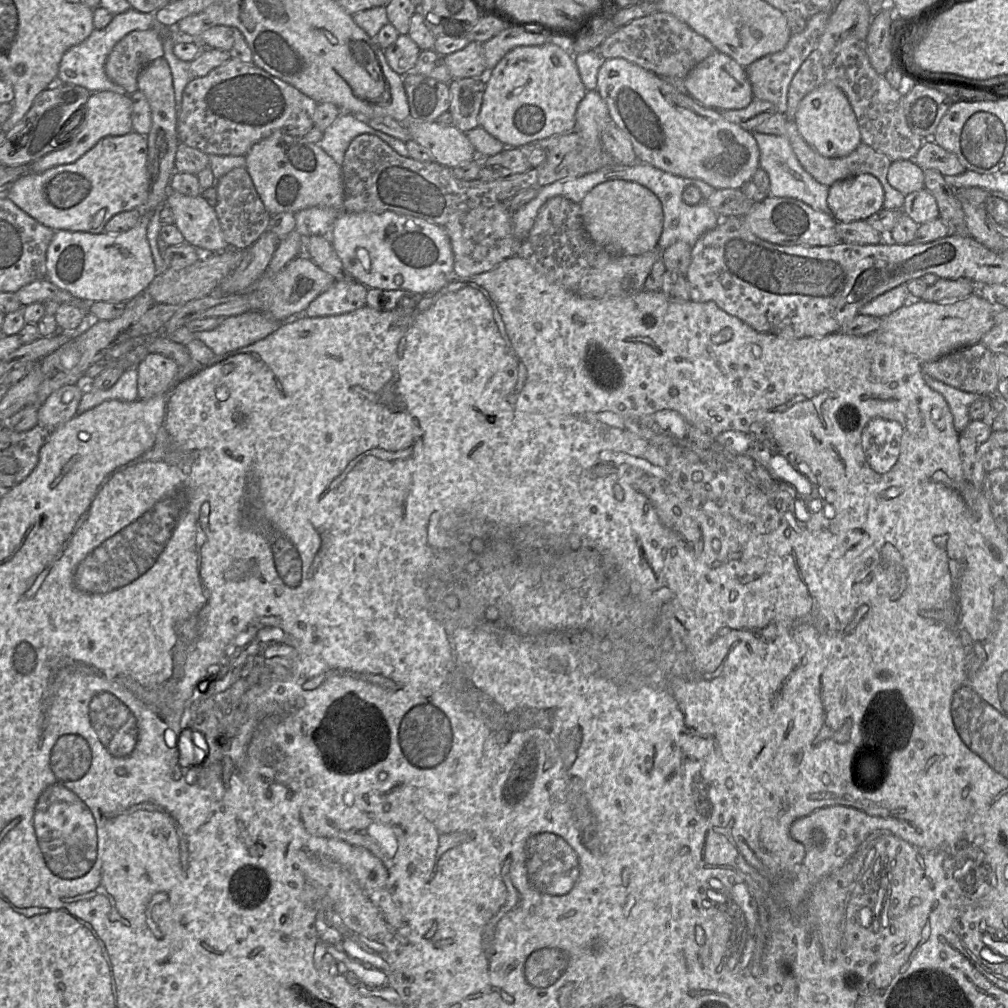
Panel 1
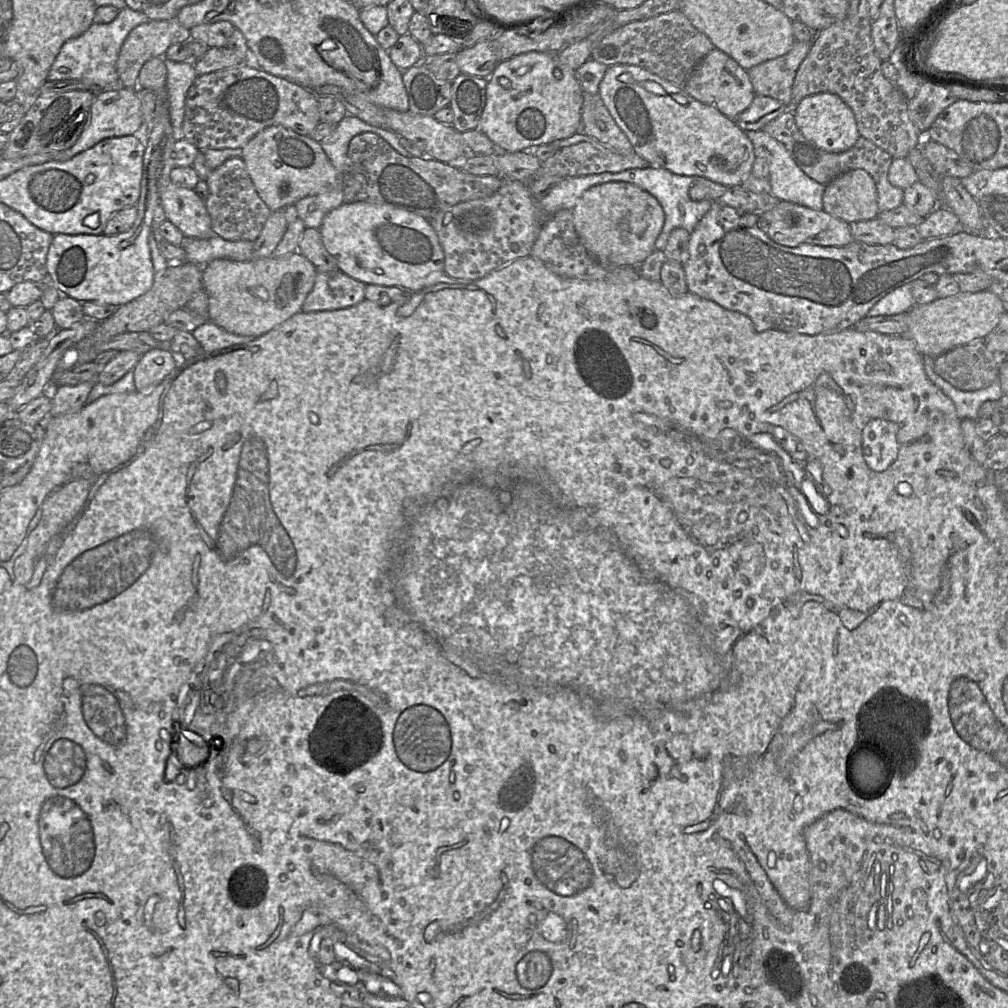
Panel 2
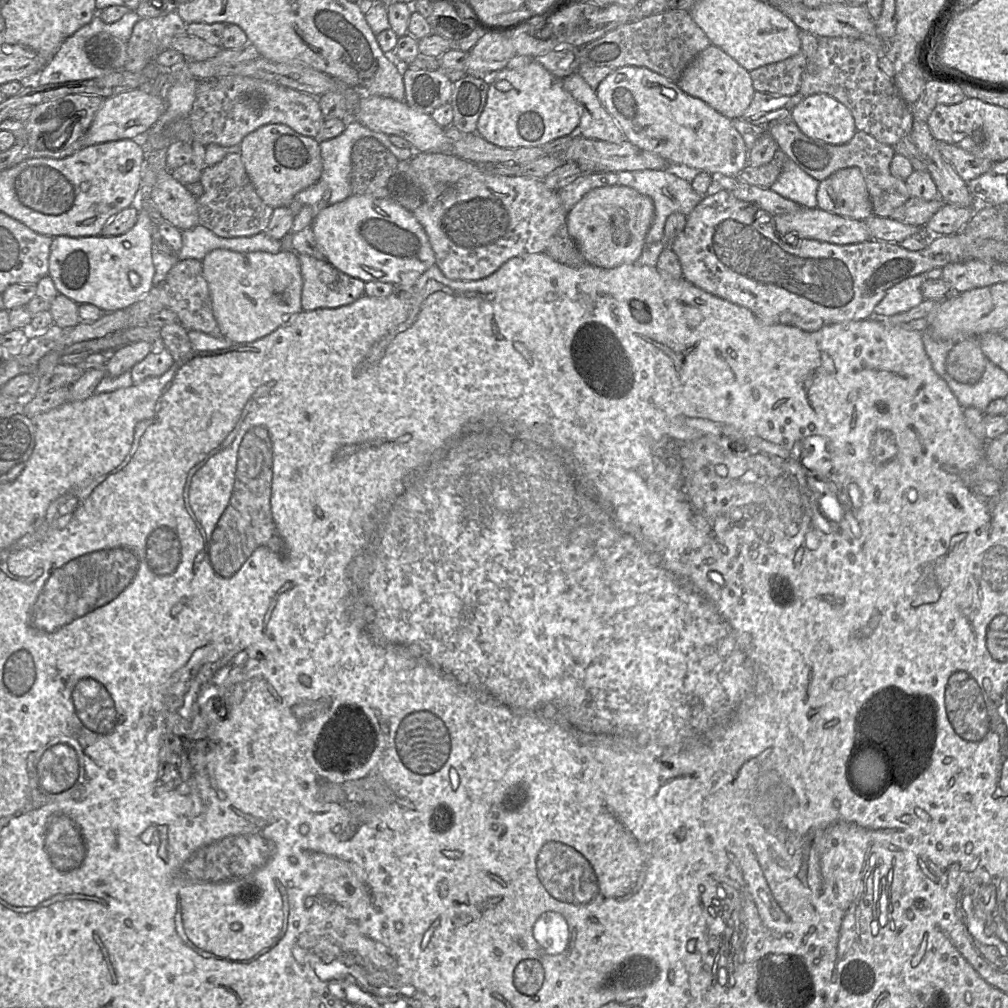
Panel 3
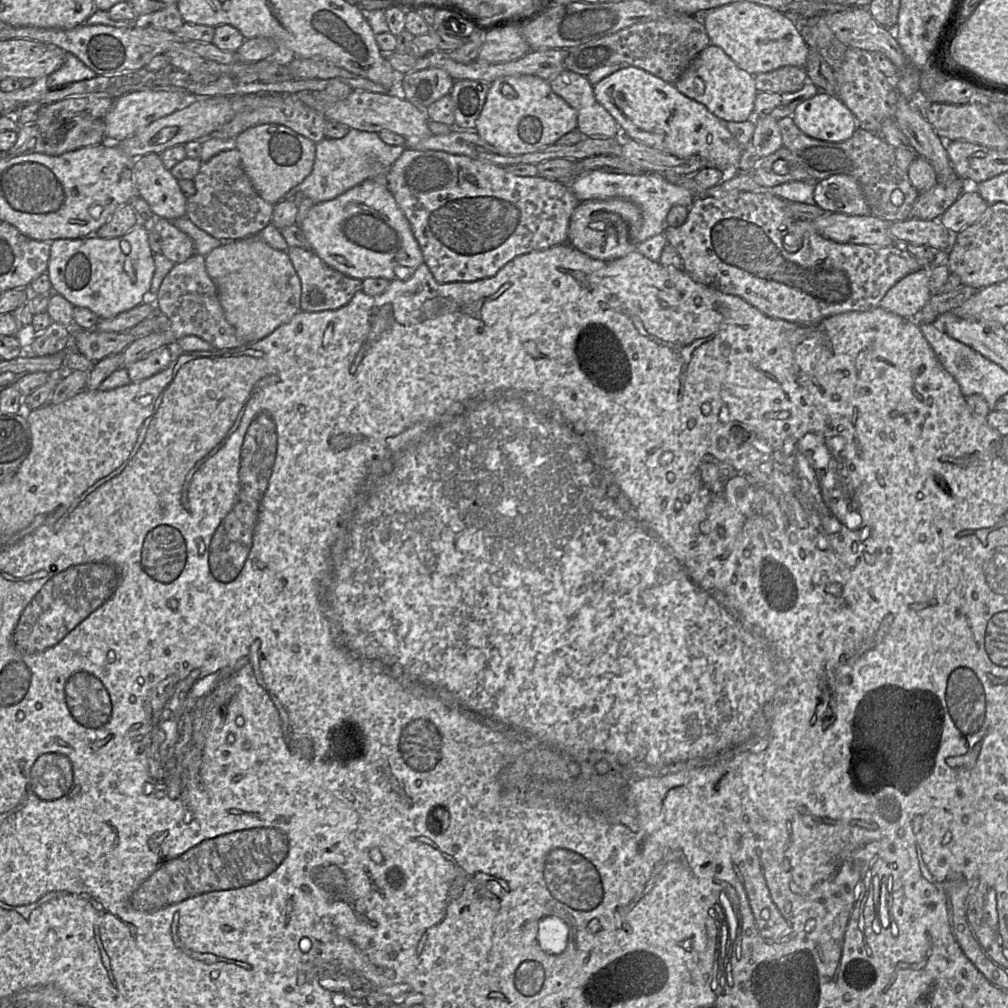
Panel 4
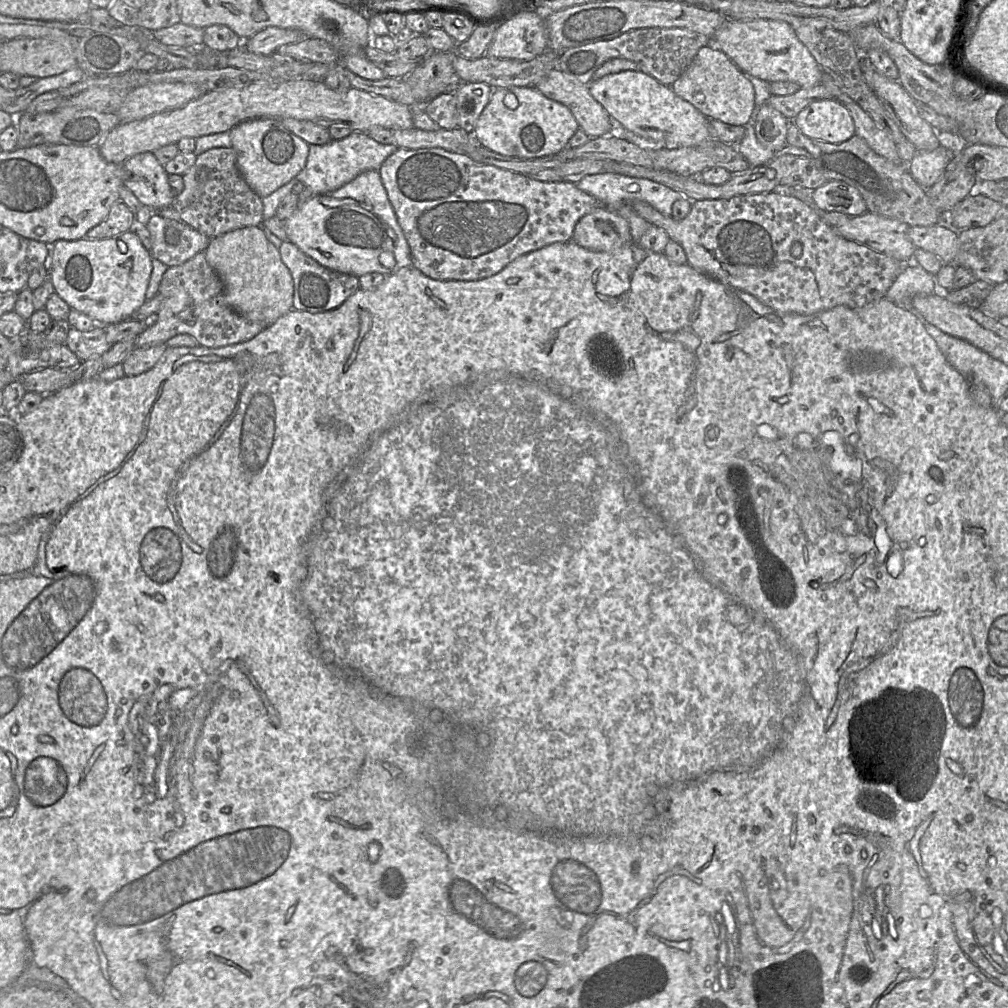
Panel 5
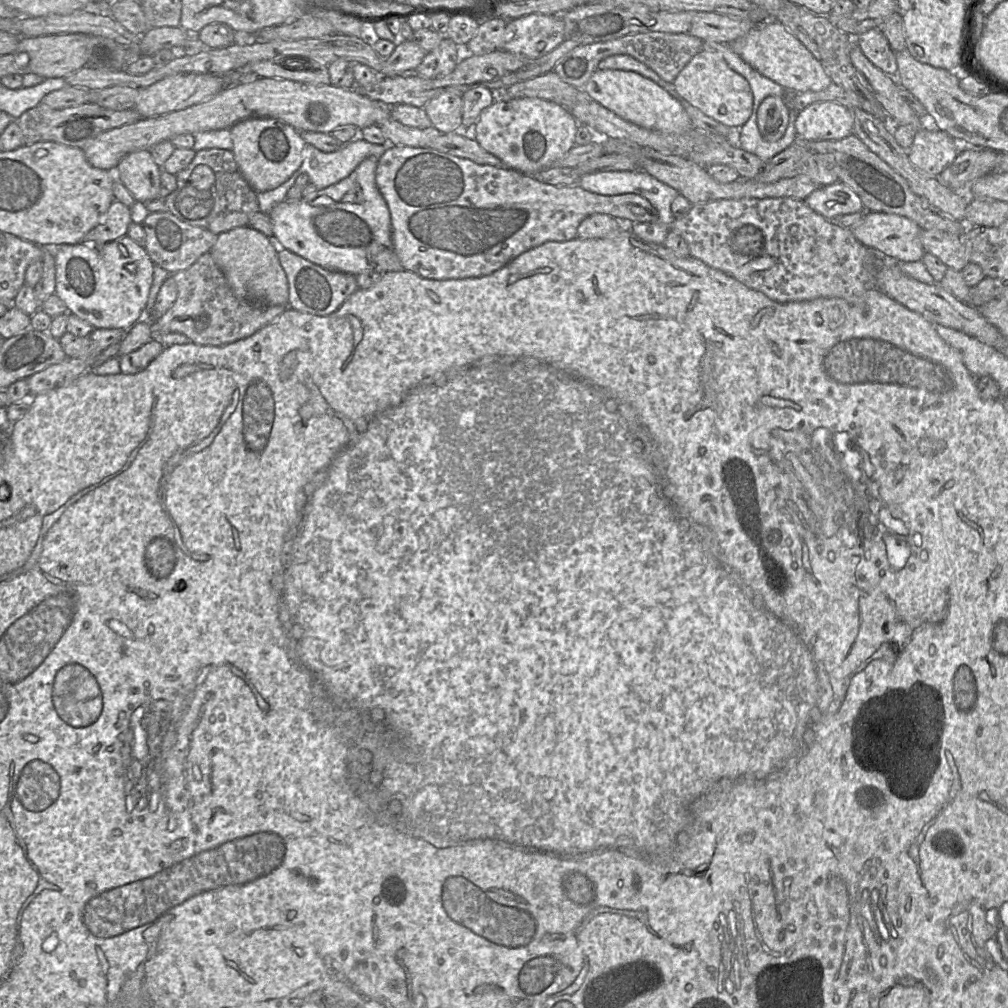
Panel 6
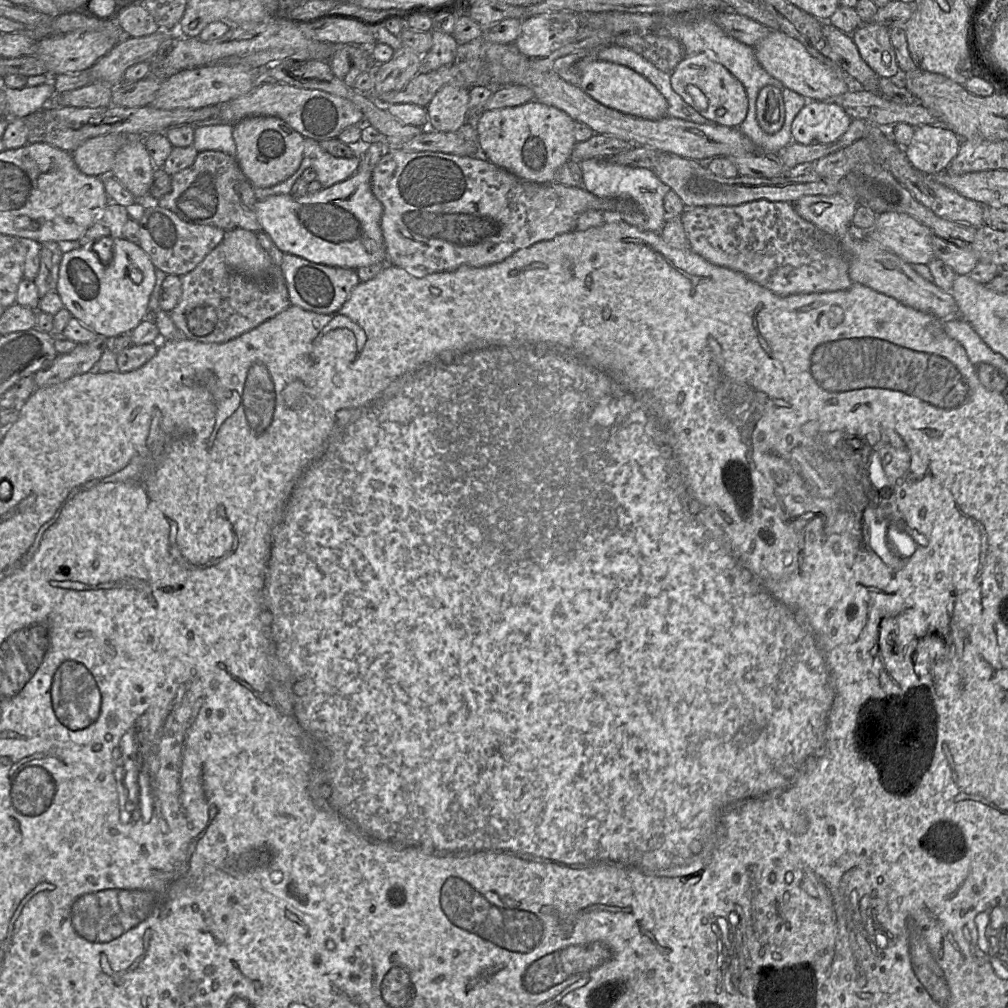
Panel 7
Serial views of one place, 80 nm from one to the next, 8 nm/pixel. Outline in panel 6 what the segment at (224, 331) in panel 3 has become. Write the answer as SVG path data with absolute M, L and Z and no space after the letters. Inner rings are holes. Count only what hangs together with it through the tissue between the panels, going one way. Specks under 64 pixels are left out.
M249 226L237 227L218 235L209 252L235 296L262 306L288 306L288 280L280 265L278 245L272 238Z

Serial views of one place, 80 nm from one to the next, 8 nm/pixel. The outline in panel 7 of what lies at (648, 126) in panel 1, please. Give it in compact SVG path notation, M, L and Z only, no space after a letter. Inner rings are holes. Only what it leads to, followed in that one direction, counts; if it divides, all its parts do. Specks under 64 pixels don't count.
M596 59L589 63L579 87L599 103L639 118L656 120L667 116L668 103L658 89L634 70L613 62Z

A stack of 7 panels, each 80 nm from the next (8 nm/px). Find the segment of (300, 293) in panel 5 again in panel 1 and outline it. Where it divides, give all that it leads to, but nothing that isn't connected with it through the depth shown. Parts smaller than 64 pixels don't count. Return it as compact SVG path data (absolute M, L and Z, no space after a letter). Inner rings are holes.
M336 280L306 308L308 317L339 315L352 312L366 305L367 287L356 280Z

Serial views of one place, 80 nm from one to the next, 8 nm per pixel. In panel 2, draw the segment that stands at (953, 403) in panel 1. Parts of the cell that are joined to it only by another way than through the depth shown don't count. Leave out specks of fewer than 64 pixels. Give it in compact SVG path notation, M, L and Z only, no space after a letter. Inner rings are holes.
M922 355L924 370L929 380L948 396L956 408L958 417L963 419L977 420L980 405L987 400L998 401L1002 395L999 379L990 386L974 391L963 391L955 388L934 371L935 358Z

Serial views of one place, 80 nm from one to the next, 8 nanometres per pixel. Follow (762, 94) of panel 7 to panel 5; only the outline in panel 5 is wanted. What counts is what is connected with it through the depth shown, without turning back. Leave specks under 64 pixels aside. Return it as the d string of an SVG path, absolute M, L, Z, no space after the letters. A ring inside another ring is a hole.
M766 102L756 116L756 137L763 146L779 150L786 145L787 124L788 119Z

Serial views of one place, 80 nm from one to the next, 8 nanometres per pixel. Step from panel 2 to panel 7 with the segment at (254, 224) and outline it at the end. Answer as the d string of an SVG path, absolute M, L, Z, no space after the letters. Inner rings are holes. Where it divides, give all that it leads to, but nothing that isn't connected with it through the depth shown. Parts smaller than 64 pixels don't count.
M202 151L194 163L171 175L171 191L158 200L158 206L174 212L189 224L209 225L229 231L238 228L239 207L254 209L254 186L241 171L236 159L221 151Z

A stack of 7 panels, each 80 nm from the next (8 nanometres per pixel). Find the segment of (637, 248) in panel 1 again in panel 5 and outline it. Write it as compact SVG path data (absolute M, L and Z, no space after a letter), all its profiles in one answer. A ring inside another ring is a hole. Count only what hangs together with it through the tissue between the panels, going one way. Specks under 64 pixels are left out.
M600 206L578 220L572 241L591 251L608 252L632 240L627 220L615 210Z

